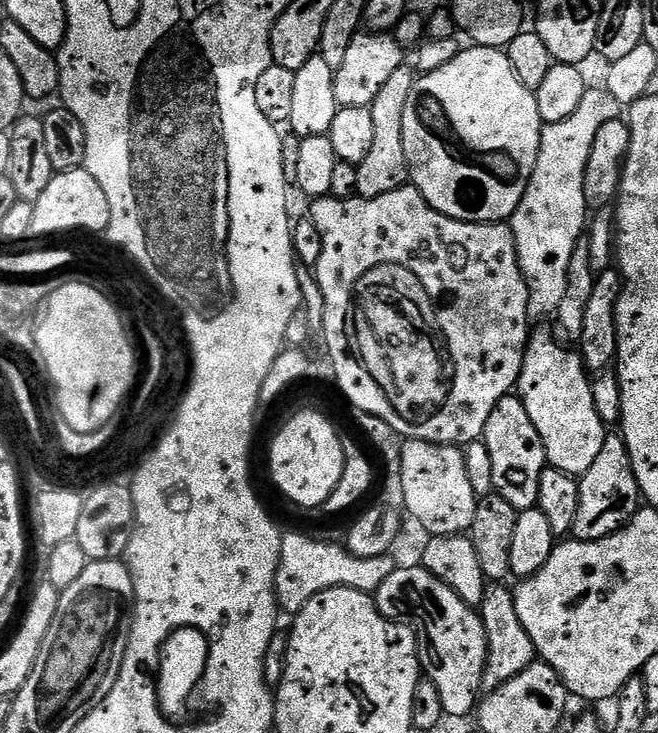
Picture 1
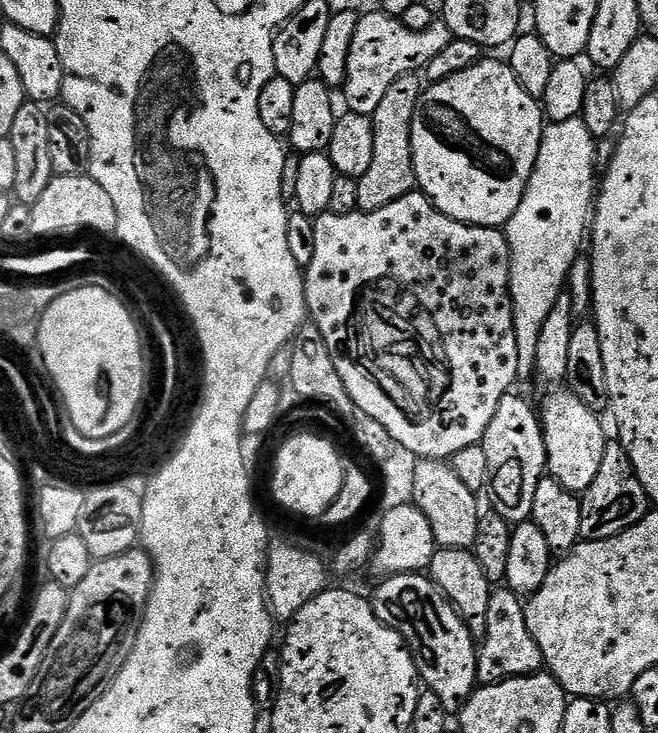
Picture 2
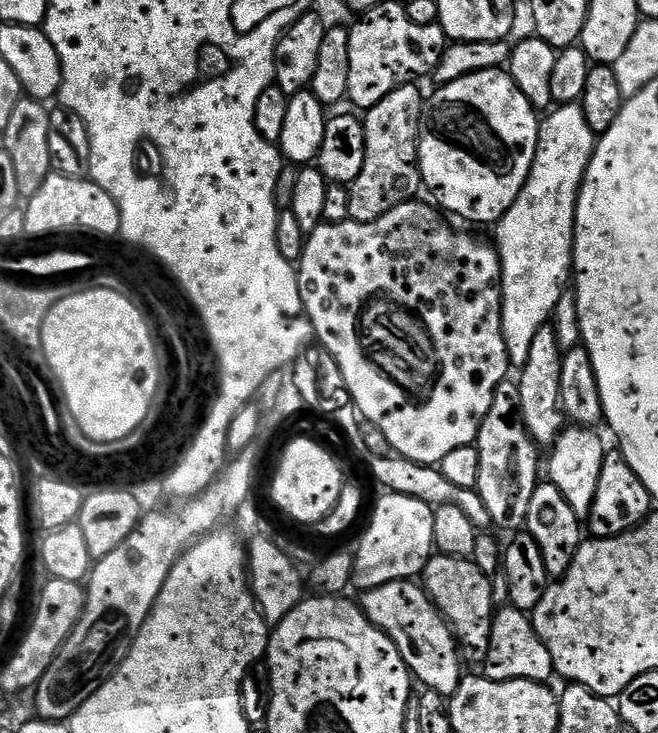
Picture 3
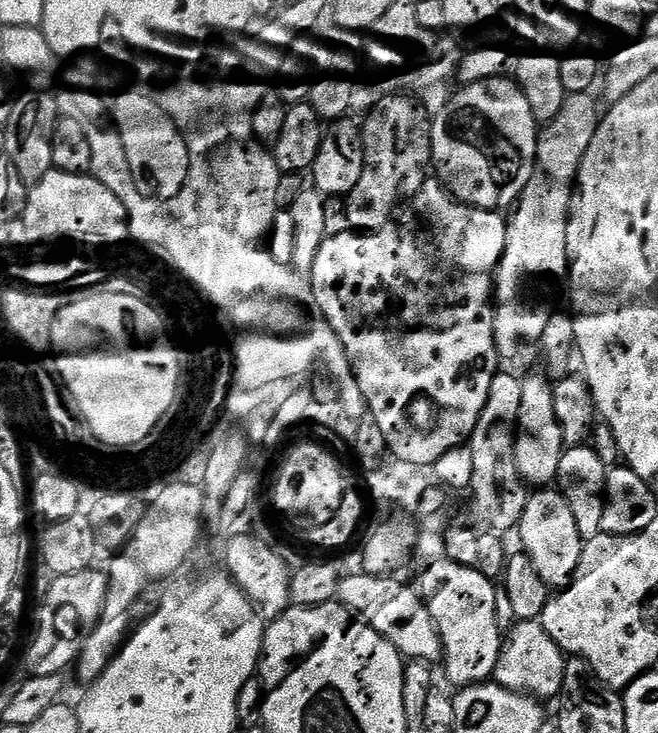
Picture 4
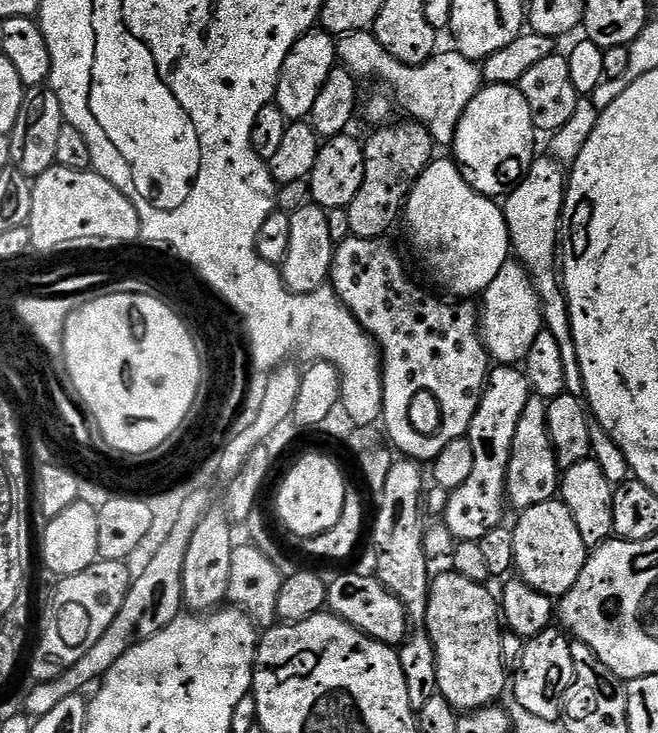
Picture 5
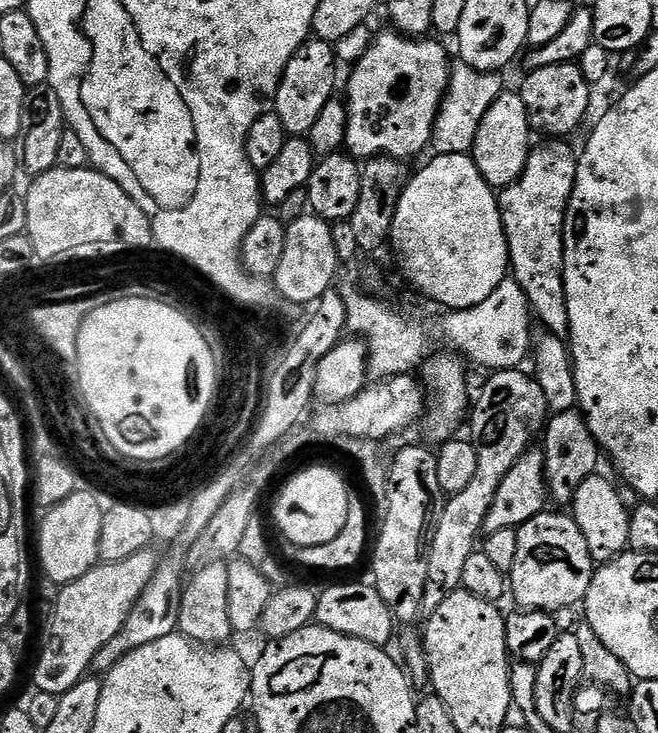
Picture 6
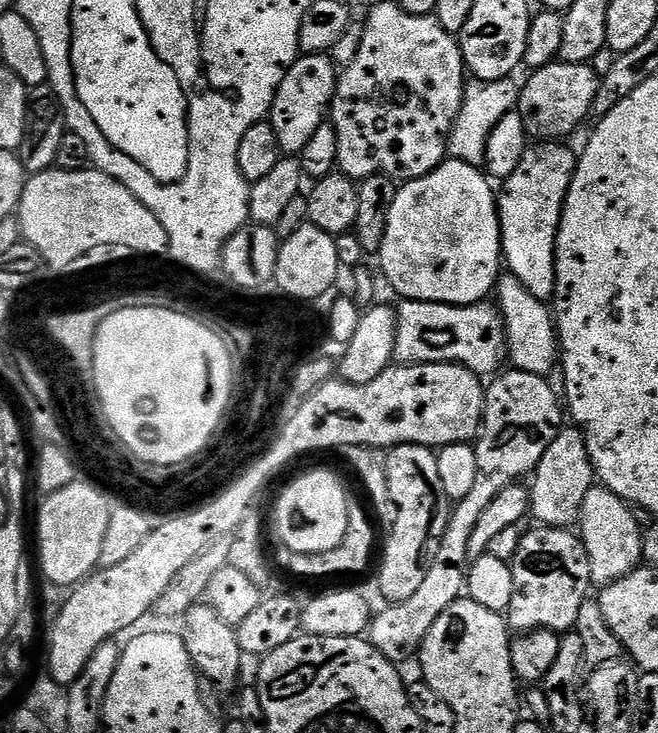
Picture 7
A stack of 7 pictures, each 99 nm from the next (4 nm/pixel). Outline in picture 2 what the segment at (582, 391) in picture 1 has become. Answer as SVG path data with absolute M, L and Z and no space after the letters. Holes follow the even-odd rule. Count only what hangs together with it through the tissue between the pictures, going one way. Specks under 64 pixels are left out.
M560 390L549 391L552 393L545 398L544 409L541 407L538 412L544 429L544 445L548 455L546 472L551 479L557 480L566 490L582 494L588 489L590 482L594 482L594 478L598 478L598 470L602 467L602 458L606 454L609 437L604 436L604 428L600 425L601 417L594 410L590 410L590 406L586 406L586 402L582 402L582 398L578 398L571 390L556 391Z

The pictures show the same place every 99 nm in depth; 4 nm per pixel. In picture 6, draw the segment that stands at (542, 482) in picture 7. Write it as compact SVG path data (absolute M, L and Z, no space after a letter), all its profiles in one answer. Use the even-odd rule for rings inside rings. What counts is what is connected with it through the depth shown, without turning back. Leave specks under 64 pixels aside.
M575 407L549 415L542 433L543 440L544 477L551 503L556 503L553 504L556 506L571 505L578 486L586 478L597 475L599 468L596 467L602 461L600 445L596 443L594 434L590 434L590 426L584 421L584 413Z

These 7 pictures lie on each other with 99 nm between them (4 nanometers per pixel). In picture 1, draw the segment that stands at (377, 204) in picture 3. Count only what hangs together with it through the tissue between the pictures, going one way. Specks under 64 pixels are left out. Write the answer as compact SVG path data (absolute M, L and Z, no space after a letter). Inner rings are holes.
M405 66L394 70L394 74L390 74L389 80L382 85L382 90L378 90L378 98L374 98L371 107L374 118L374 143L366 153L366 158L362 158L362 162L356 165L356 195L364 200L373 200L382 194L390 194L409 183L406 150L402 142L402 118L406 114L406 101L410 99L410 90L415 81L416 76L411 67Z

